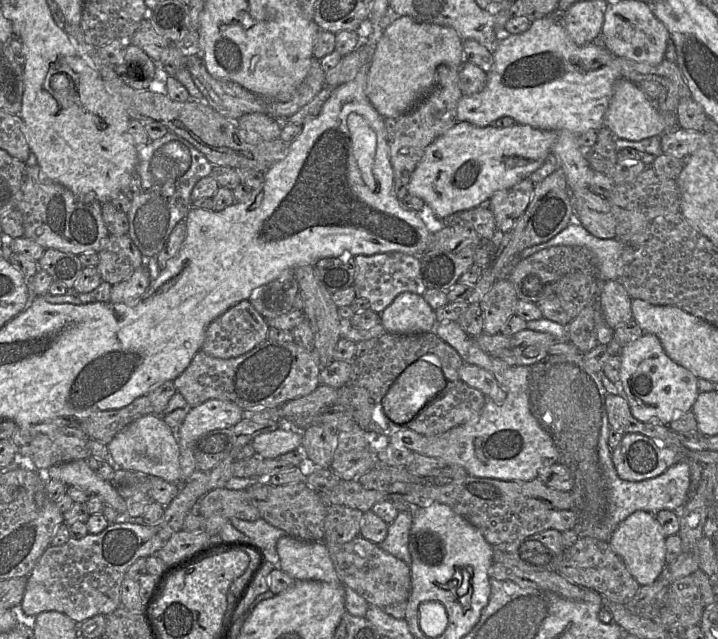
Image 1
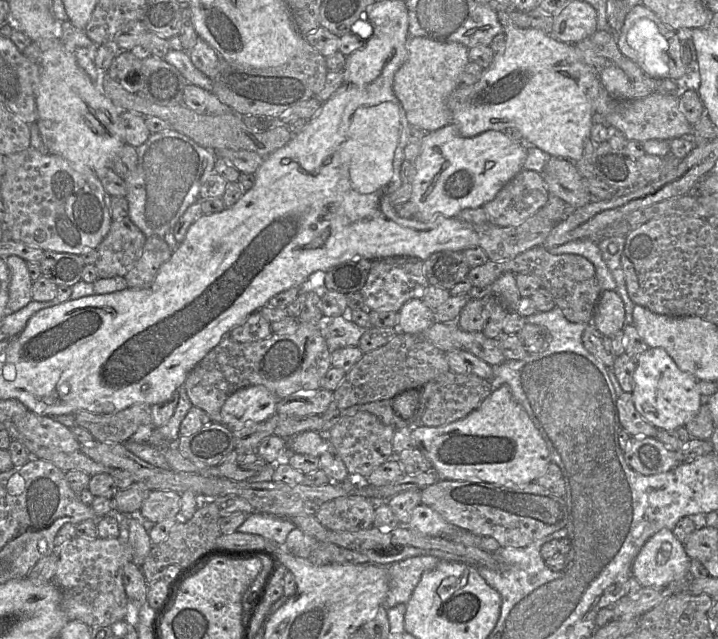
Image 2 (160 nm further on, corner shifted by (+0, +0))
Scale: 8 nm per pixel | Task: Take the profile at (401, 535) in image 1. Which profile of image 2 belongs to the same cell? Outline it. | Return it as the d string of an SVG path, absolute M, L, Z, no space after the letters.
M420 555L387 565L389 592L382 607L387 610L398 604L406 604L422 574L433 570L439 561L435 556Z

